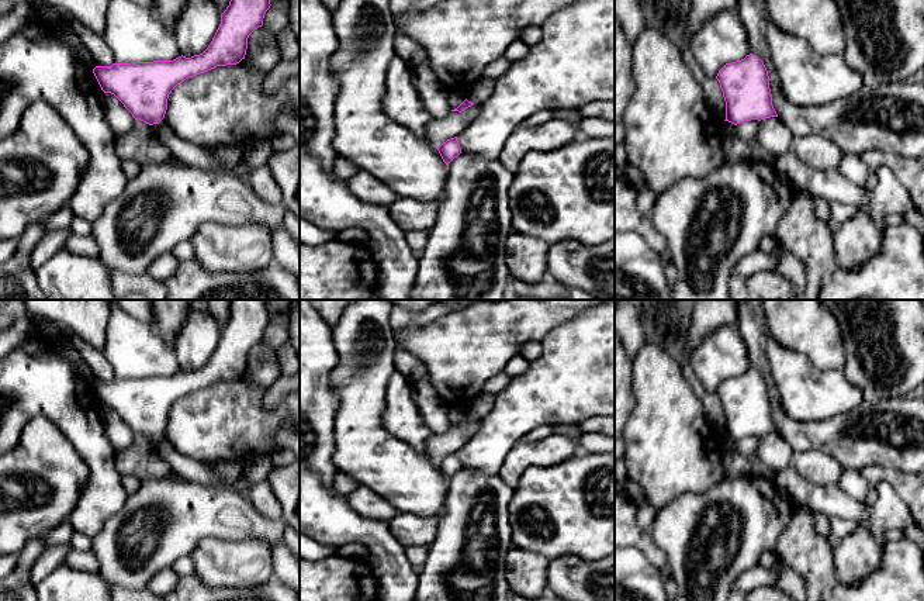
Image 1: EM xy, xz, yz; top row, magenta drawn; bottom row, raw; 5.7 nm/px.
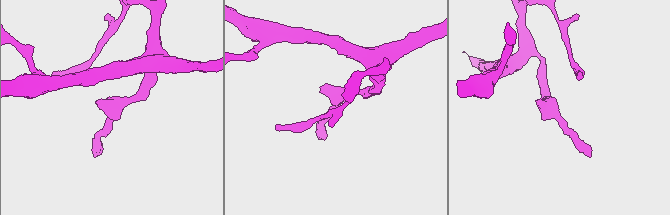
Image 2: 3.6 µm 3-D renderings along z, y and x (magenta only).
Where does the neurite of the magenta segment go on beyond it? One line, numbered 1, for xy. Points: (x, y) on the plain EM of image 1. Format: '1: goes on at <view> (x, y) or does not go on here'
1: does not go on here

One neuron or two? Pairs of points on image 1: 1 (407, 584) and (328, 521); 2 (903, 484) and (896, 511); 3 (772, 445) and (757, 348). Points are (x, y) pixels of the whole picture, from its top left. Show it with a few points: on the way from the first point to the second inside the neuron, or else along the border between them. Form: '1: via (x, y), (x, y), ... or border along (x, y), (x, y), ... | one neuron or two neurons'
1: via (390, 563), (388, 558), (362, 531), (349, 527) | one neuron
2: border along (874, 483), (886, 482), (909, 510) | two neurons
3: border along (778, 431), (795, 452) | two neurons

